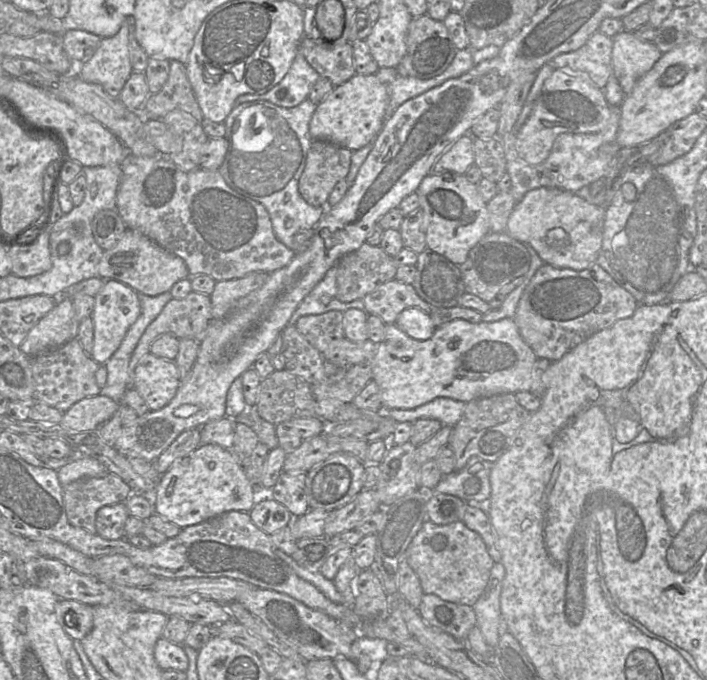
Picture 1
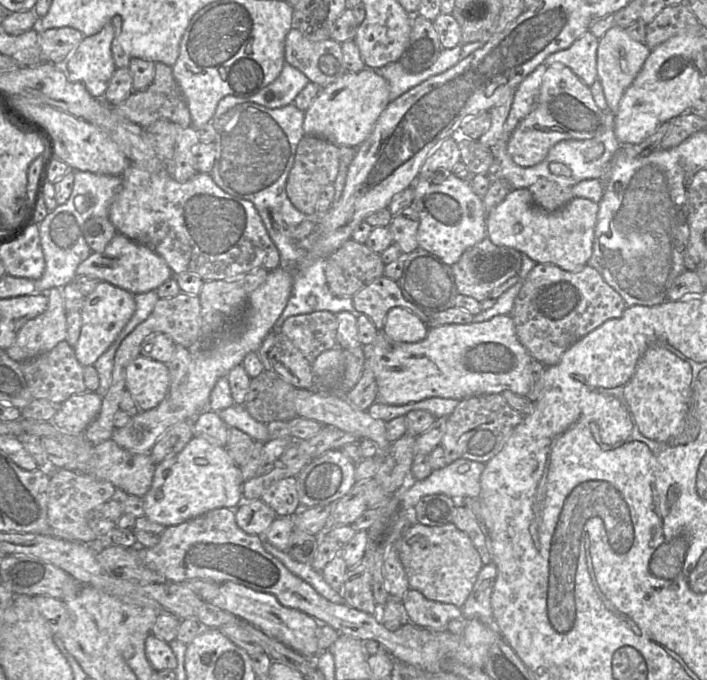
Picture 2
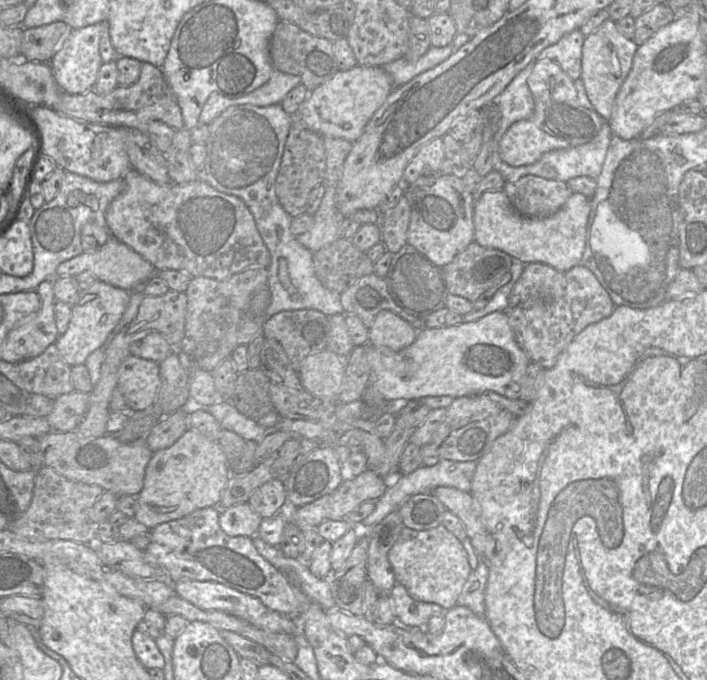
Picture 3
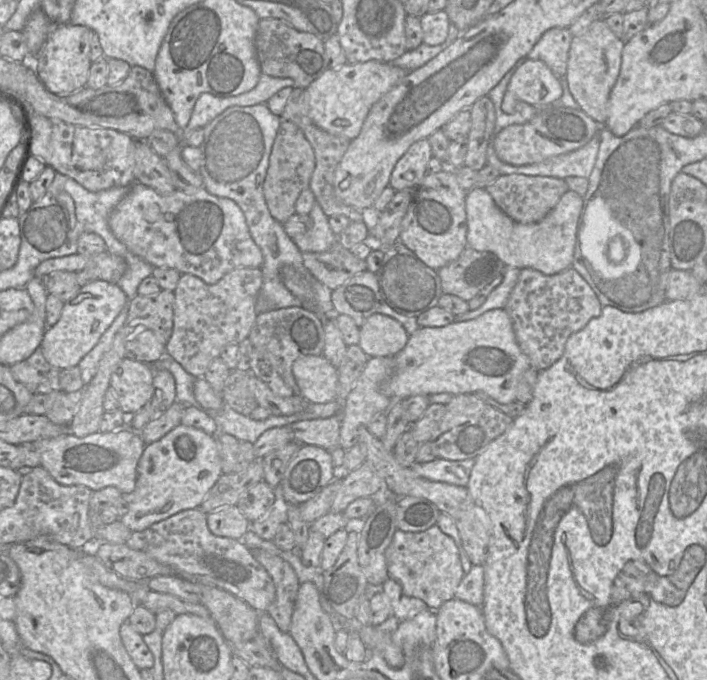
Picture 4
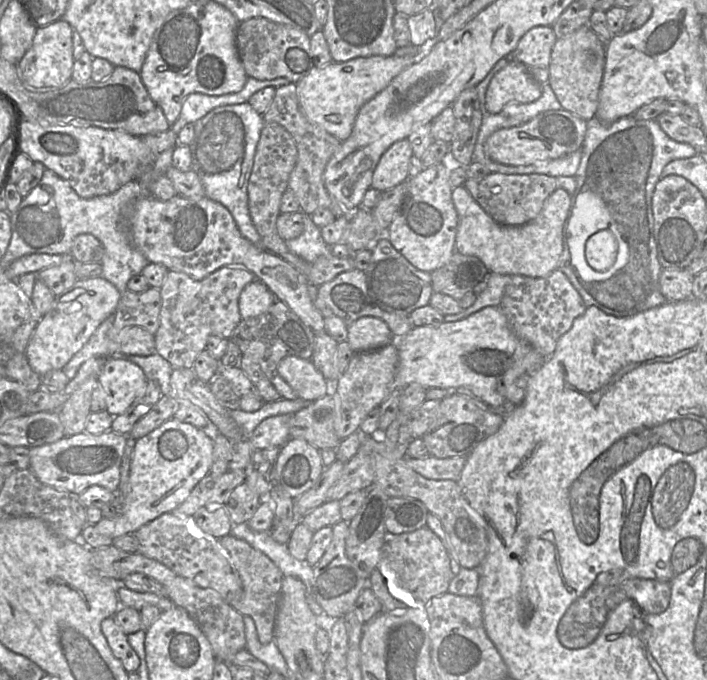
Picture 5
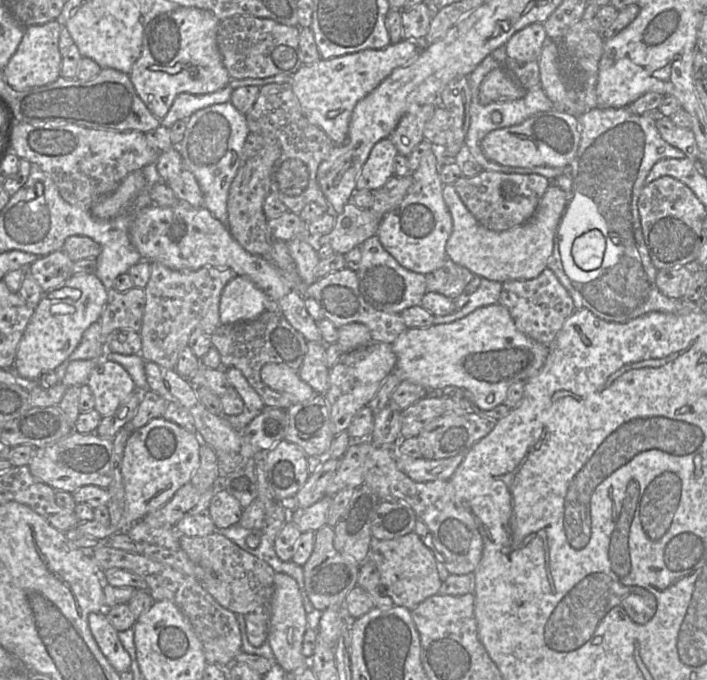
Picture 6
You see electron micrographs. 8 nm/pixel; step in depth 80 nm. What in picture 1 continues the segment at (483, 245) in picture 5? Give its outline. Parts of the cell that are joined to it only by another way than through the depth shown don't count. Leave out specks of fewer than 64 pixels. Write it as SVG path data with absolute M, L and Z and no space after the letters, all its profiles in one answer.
M537 188L518 201L509 216L505 233L531 247L544 264L583 270L596 263L603 242L605 207L585 201L574 192Z

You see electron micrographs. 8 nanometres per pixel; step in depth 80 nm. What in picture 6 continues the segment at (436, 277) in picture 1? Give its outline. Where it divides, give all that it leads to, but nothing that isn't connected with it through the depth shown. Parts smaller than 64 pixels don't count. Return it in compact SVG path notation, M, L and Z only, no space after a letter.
M377 236L365 240L361 247L362 260L356 271L360 291L375 309L400 314L407 308L421 304L427 292L425 275L402 267L381 245Z

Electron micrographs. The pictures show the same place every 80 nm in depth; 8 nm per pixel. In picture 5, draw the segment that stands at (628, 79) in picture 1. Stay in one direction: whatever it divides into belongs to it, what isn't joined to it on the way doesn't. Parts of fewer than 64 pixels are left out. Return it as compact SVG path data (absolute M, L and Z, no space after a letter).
M589 27L558 39L547 68L547 83L564 109L586 121L596 117L605 63L606 44Z

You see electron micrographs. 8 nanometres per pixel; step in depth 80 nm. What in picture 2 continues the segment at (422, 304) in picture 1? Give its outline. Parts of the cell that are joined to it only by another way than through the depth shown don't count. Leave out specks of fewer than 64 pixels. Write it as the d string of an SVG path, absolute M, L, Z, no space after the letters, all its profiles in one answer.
M384 276L372 281L351 298L354 313L366 315L379 331L382 331L388 311L396 307L410 310L423 323L428 324L427 315L403 297L397 282Z

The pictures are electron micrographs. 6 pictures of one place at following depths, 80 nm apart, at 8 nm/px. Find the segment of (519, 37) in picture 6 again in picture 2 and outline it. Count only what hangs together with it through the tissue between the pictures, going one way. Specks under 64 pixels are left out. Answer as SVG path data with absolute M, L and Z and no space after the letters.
M586 32L568 49L549 55L544 64L562 64L569 68L583 83L592 86L597 80L597 49L599 38Z

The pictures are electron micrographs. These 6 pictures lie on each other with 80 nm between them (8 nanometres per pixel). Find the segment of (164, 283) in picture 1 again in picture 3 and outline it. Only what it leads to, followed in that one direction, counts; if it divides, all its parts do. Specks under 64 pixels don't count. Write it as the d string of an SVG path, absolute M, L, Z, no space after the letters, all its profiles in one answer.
M111 236L105 245L94 252L83 252L60 263L56 269L57 277L73 276L83 272L91 272L97 280L109 283L126 291L141 288L157 271L153 265L129 246Z

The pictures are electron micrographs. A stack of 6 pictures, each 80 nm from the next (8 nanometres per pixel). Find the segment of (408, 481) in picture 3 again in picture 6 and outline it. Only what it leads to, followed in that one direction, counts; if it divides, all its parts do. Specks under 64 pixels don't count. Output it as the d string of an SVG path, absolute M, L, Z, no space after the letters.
M466 453L444 459L412 458L397 454L397 467L417 482L450 480Z

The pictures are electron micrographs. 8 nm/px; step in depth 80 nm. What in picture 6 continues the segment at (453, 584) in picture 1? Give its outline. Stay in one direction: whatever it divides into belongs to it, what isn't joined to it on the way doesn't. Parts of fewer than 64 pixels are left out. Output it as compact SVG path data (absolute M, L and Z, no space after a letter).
M415 532L396 539L373 539L369 558L379 571L384 593L393 600L396 606L412 611L428 597L439 594L442 580L438 574L437 561L432 551Z

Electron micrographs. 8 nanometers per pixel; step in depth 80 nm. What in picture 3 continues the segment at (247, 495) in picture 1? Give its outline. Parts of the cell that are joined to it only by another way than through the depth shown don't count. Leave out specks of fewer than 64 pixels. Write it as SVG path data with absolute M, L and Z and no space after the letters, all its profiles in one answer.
M189 429L171 447L152 453L145 469L143 488L135 497L133 518L151 529L195 510L217 507L231 476L226 456L217 441Z

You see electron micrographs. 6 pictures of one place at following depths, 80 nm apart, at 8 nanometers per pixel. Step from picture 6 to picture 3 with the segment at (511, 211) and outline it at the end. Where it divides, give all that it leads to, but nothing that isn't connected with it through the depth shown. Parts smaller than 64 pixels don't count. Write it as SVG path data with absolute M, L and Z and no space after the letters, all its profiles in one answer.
M527 175L515 182L506 181L502 191L521 215L544 218L557 212L573 194L567 183Z

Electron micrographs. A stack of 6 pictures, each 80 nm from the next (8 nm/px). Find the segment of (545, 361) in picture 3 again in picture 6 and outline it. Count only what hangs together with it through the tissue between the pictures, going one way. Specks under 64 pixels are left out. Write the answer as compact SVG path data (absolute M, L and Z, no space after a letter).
M549 268L534 279L502 283L499 303L508 309L520 332L547 346L553 343L565 320L575 311L572 297Z

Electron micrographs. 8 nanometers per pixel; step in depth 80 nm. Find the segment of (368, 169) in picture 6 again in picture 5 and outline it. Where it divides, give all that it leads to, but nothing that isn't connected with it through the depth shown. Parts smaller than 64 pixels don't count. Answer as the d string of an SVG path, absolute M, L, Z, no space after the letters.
M407 139L392 144L381 156L372 176L371 189L380 193L405 183L414 155Z

